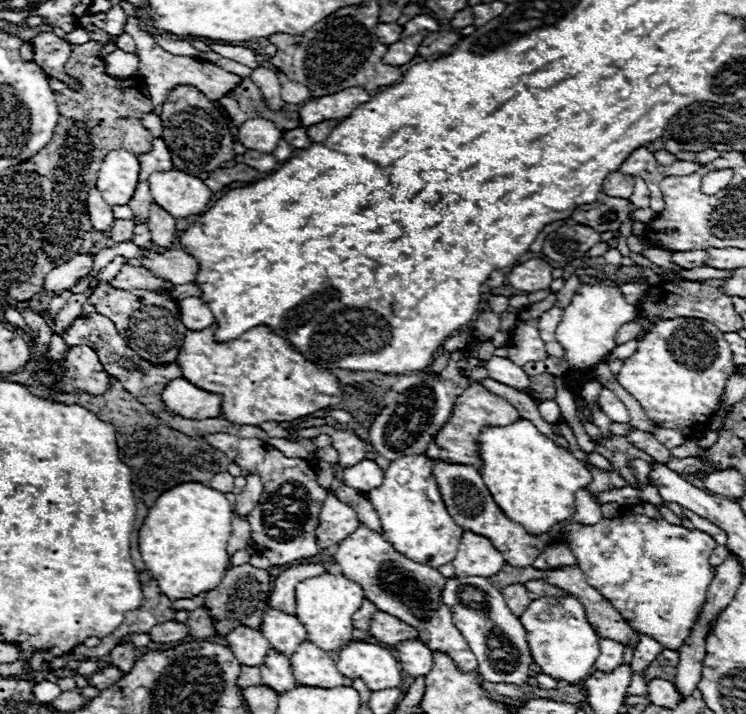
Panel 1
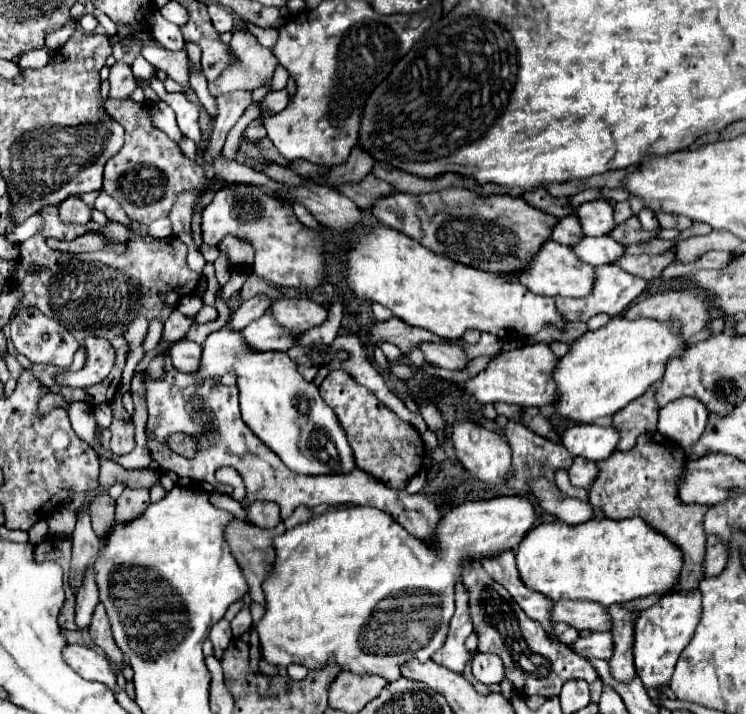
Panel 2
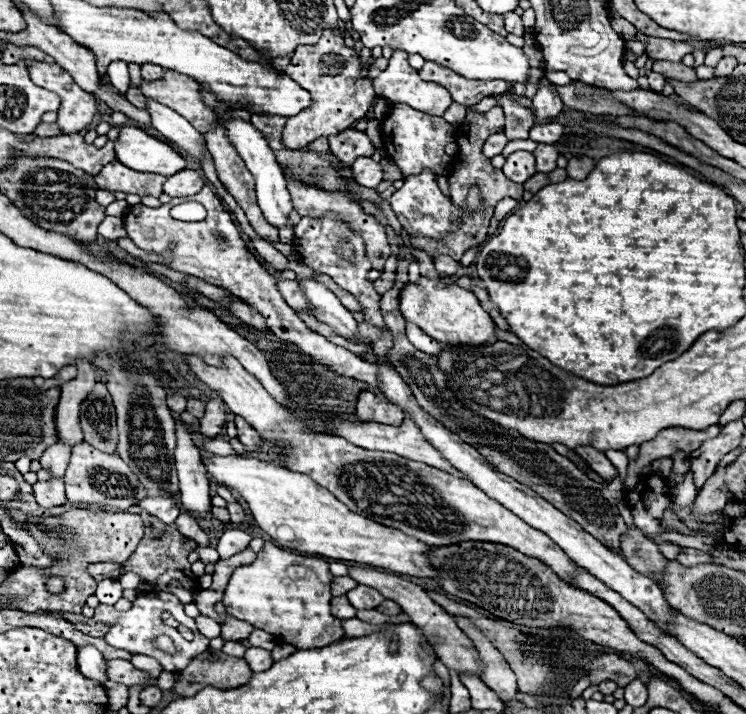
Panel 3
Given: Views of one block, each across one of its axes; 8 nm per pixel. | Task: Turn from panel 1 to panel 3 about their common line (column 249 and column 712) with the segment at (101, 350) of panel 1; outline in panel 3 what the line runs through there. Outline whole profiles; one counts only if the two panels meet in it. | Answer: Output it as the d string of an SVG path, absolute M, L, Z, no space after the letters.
M714 424L706 430L688 430L688 428L666 428L666 430L662 430L654 440L640 446L640 456L628 464L628 476L626 476L624 486L634 488L642 468L648 466L652 460L666 458L666 456L672 456L676 452L690 454L710 436L718 436L720 430L722 430L720 424Z

